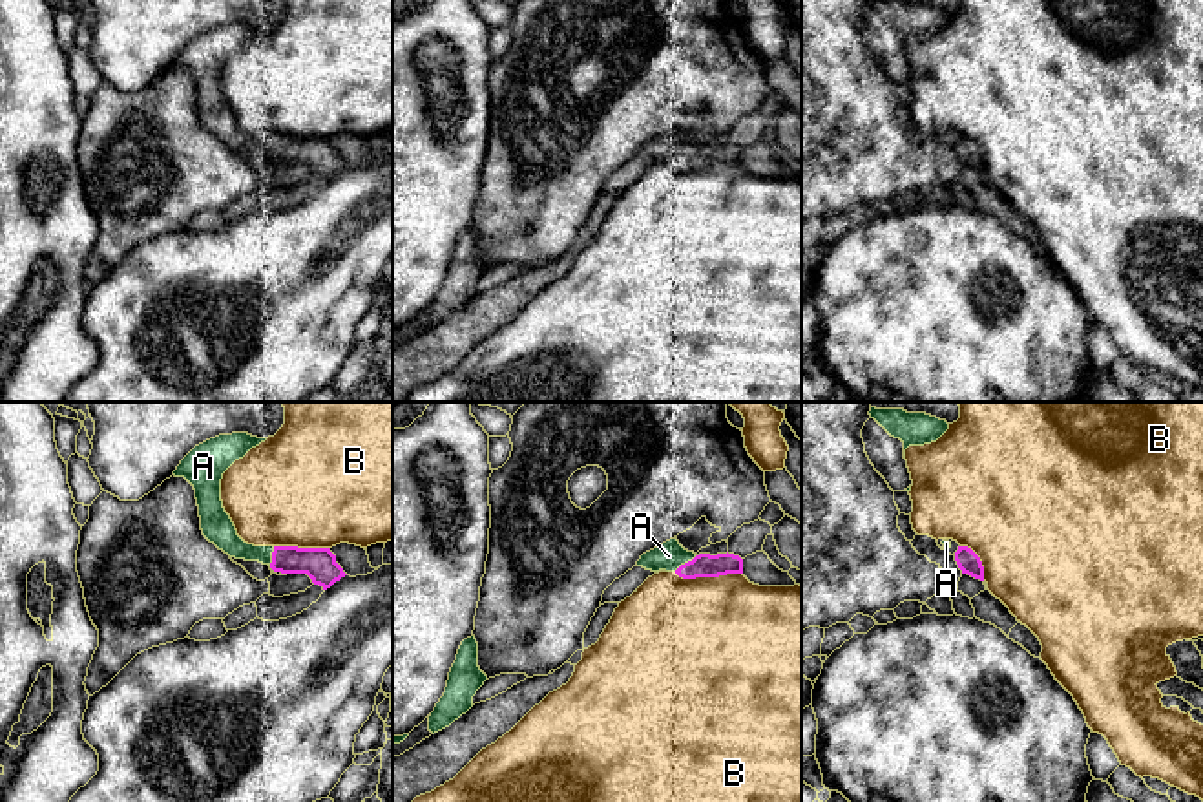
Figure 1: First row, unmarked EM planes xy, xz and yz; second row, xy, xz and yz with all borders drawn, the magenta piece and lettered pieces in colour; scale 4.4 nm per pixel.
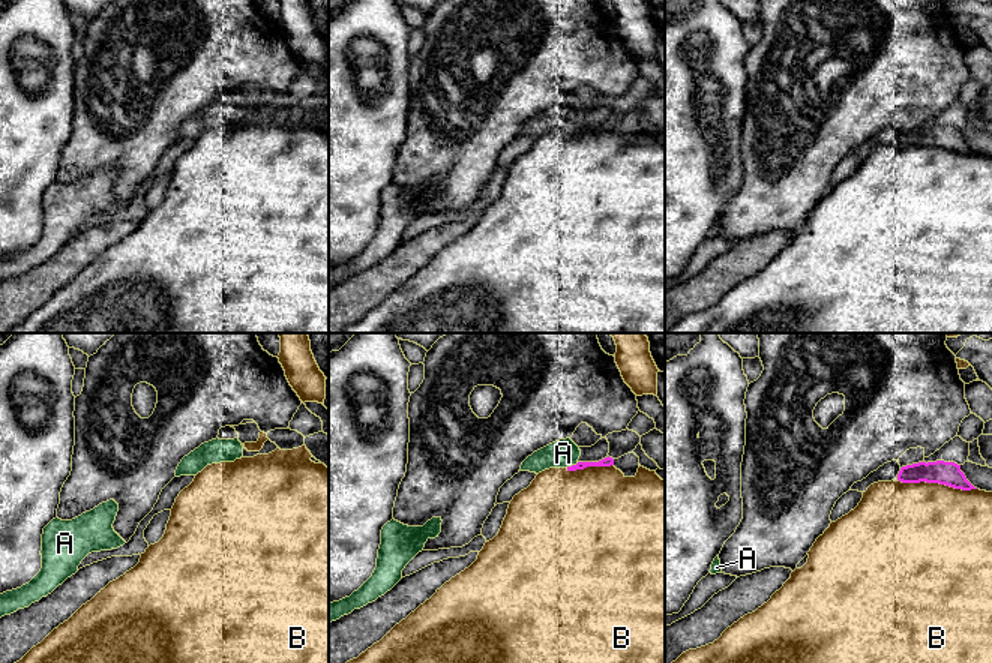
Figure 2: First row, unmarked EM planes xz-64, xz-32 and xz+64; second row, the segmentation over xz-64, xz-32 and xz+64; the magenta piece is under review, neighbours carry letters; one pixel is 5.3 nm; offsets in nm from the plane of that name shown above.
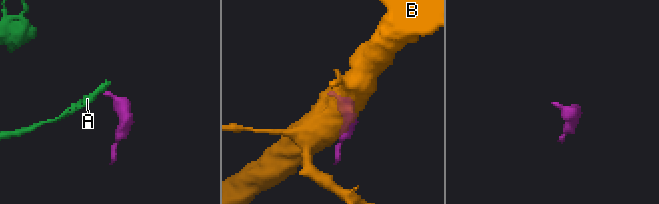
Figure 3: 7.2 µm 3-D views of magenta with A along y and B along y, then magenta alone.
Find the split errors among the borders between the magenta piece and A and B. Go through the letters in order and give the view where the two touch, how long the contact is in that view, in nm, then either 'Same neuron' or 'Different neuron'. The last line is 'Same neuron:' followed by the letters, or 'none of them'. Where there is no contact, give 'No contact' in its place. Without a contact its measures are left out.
A: Touches magenta in xz. Shared border 120 nm. Same neuron
B: Touches magenta in xz. Shared border 300 nm. Different neuron
Same neuron: A

